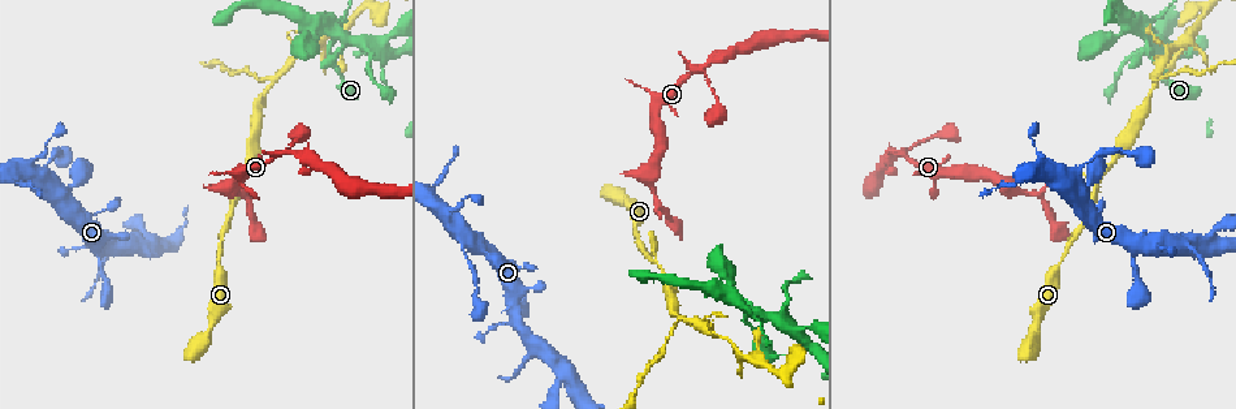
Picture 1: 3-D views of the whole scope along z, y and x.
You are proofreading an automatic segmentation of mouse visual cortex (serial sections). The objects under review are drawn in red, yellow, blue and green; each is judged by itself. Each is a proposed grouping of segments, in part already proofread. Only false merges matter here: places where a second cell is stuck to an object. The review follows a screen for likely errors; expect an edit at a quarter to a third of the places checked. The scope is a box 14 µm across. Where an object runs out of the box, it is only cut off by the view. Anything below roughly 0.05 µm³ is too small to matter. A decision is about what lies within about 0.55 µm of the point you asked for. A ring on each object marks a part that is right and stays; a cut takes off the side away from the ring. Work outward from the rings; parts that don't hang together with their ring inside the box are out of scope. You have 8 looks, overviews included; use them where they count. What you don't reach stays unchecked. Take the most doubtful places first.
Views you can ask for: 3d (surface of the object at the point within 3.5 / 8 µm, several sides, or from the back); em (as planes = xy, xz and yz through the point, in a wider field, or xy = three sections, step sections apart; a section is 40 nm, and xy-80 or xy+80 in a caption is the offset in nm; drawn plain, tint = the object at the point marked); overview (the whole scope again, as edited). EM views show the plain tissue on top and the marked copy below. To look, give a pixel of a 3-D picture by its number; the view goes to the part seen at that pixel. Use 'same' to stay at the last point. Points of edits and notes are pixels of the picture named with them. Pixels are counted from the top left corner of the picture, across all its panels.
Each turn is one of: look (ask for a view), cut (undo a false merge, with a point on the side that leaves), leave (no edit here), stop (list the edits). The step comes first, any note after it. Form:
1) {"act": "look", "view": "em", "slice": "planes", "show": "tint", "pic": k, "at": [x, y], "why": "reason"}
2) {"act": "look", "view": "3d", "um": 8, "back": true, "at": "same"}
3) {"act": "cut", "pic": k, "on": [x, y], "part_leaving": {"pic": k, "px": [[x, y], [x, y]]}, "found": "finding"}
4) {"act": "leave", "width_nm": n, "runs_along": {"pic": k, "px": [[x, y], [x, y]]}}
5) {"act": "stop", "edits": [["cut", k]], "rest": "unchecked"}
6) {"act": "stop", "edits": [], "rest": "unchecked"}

{"act": "look", "view": "3d", "um": 3.5, "pic": 1, "at": [272, 81], "why": "branch point"}

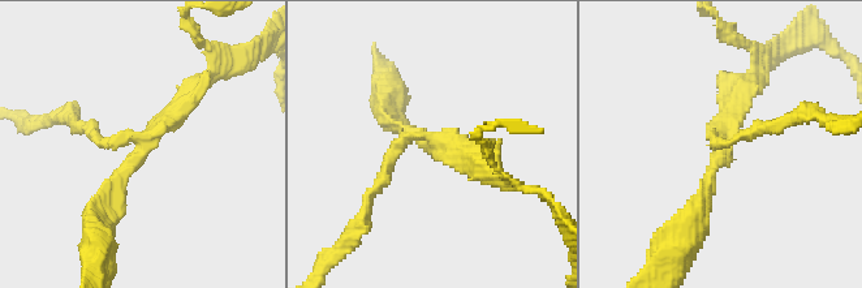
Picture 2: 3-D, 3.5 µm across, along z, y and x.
{"act": "look", "view": "em", "slice": "xy", "step": 5, "show": "tint", "pic": 2, "at": [434, 145], "arms": 3, "arm_widths_nm": [150, 150, 250]}

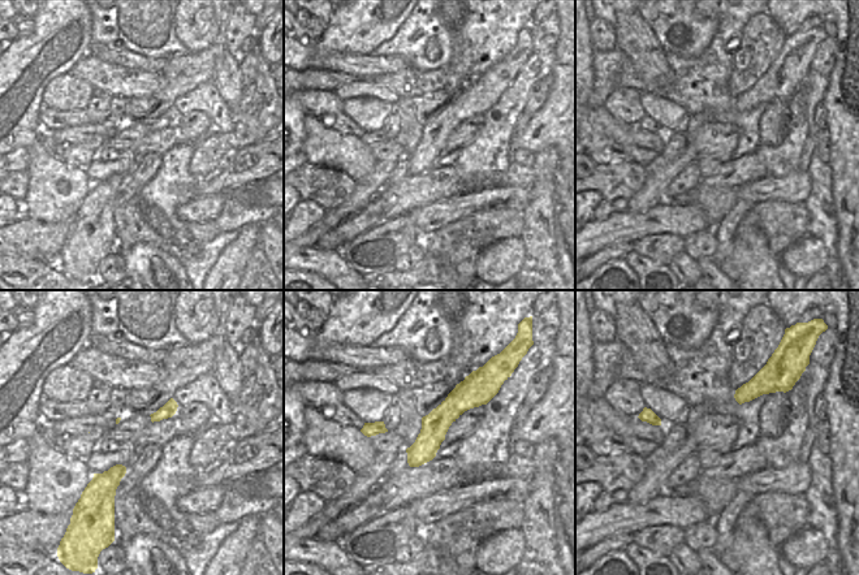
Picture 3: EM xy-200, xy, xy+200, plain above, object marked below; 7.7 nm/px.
{"act": "cut", "pic": 2, "on": [387, 166], "width_nm": 200, "part_leaving": {"pic": 2, "px": [[418, 137], [391, 153], [358, 230]]}, "found": "two cells meet here"}

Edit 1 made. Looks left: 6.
{"act": "look", "view": "3d", "um": 3.5, "pic": 1, "at": [331, 40], "why": "four or more arms meet"}

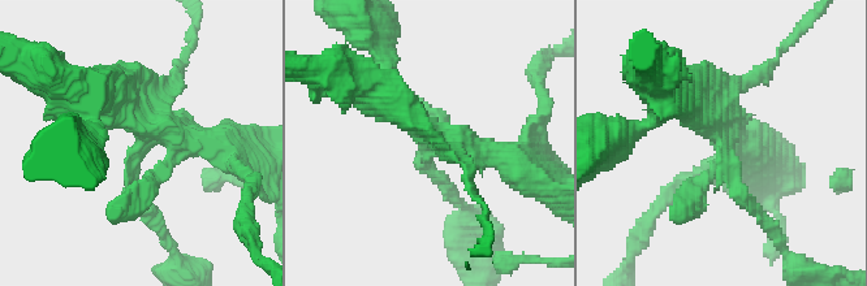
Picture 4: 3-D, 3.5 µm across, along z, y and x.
{"act": "look", "view": "em", "slice": "xy", "step": 2, "show": "tint", "pic": 4, "at": [718, 137]}

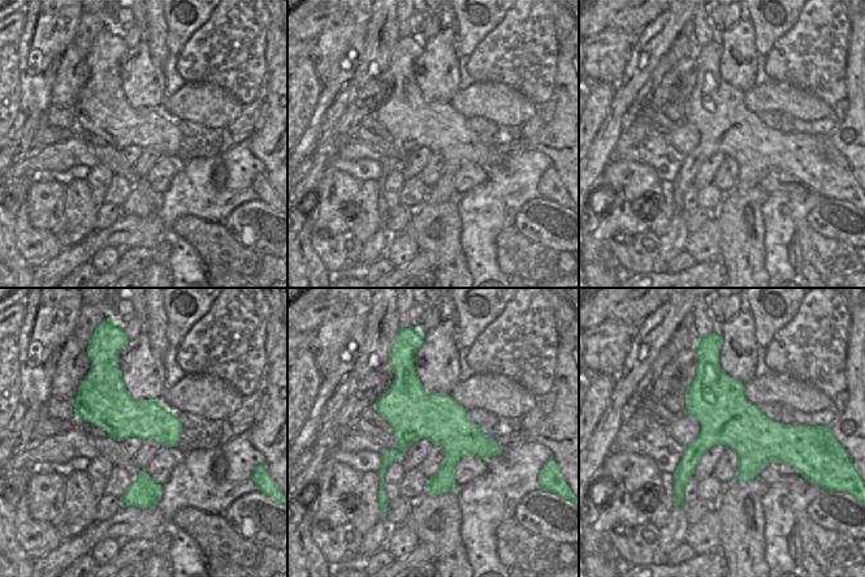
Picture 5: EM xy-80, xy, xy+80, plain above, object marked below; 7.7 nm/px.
{"act": "leave", "runs_along": {"pic": 4, "px": [[754, 211], [711, 122], [668, 95]]}, "found": "continuous, no second cell"}

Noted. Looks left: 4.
{"act": "look", "view": "3d", "um": 3.5, "pic": 1, "at": [904, 150]}

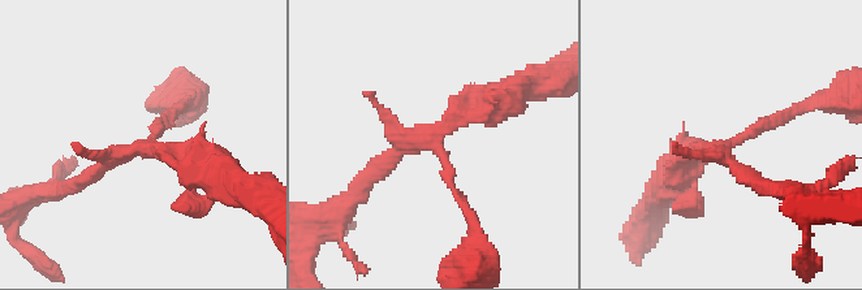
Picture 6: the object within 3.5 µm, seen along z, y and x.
{"act": "look", "view": "em", "slice": "xy", "step": 1, "show": "tint", "pic": 6, "at": [139, 150]}

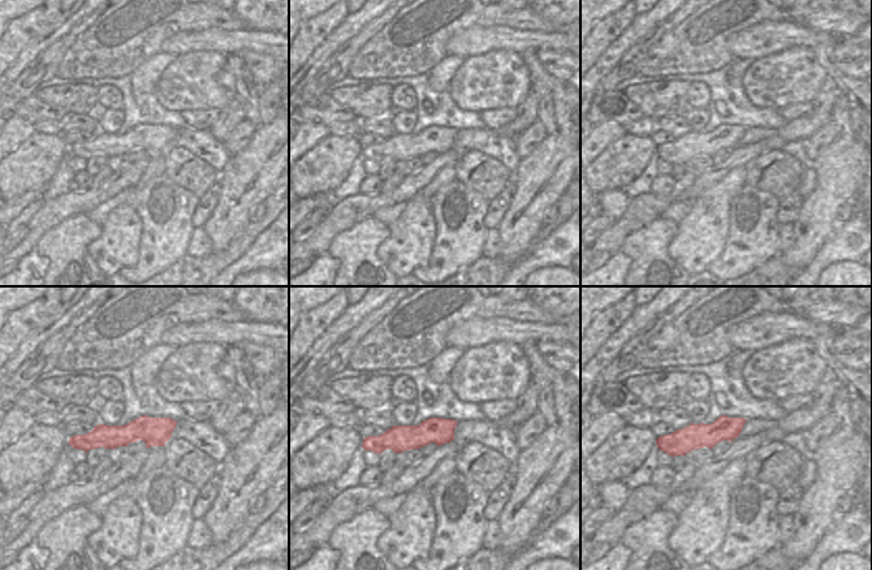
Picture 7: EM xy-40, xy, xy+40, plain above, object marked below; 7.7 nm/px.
{"act": "leave", "runs_along": {"pic": 6, "px": [[365, 182], [408, 143], [500, 99]]}, "found": "one cell here"}

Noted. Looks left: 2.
{"act": "stop", "edits": [["cut", 2]], "rest": "unchecked"}

